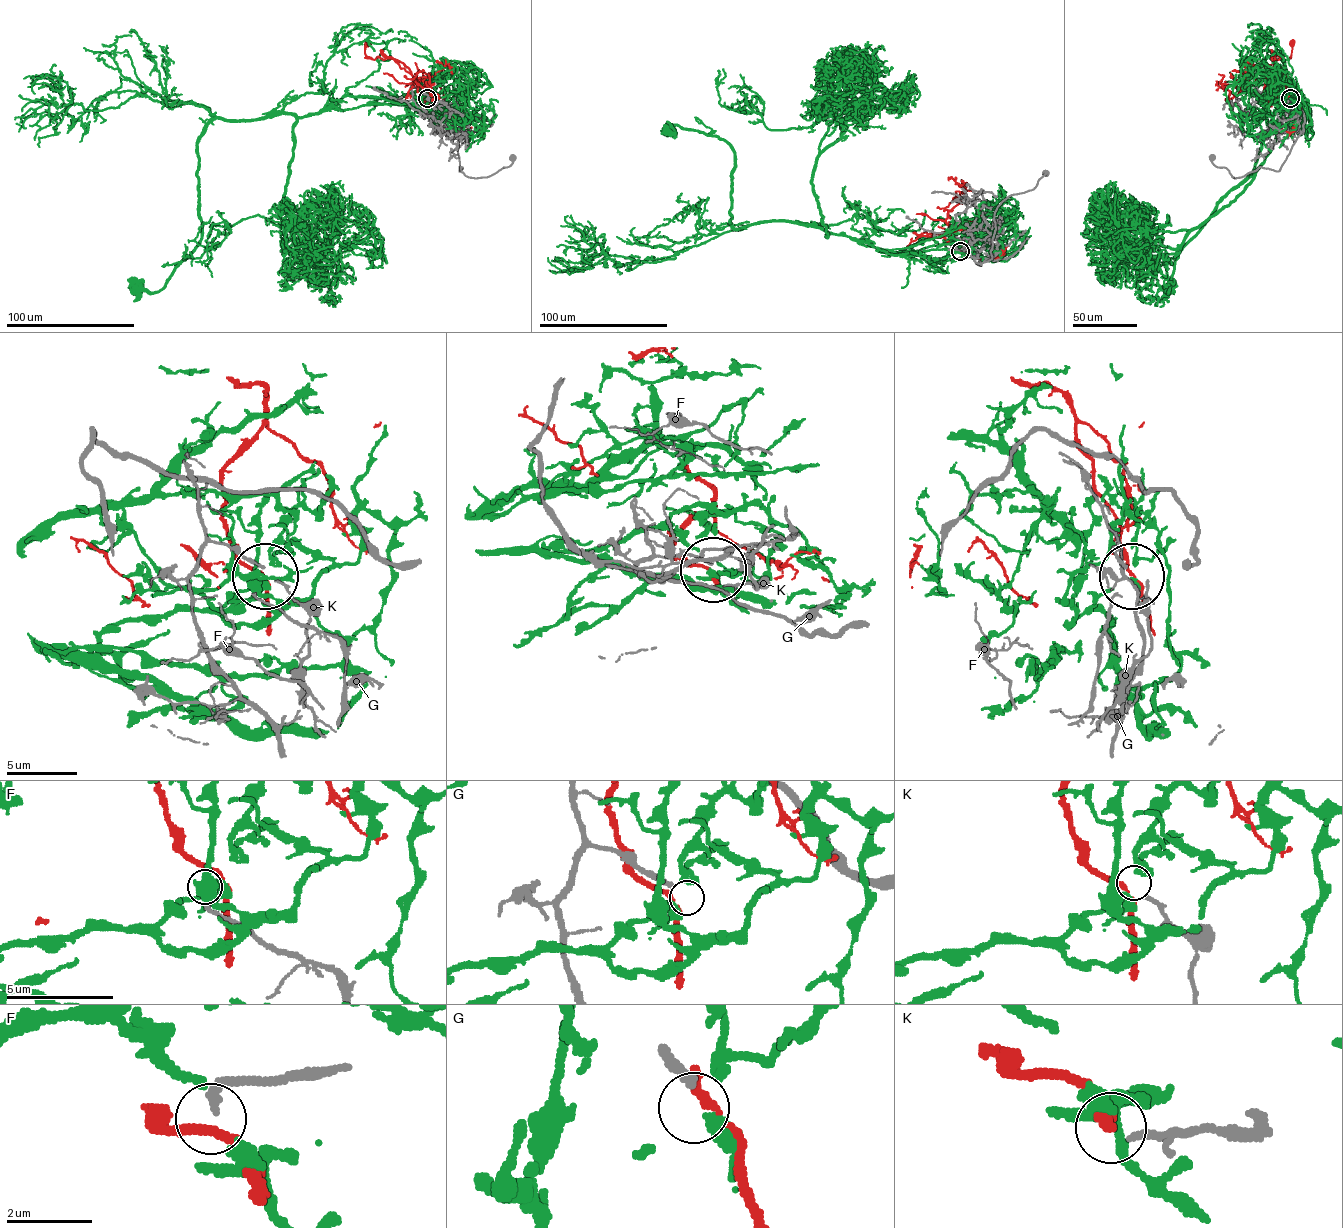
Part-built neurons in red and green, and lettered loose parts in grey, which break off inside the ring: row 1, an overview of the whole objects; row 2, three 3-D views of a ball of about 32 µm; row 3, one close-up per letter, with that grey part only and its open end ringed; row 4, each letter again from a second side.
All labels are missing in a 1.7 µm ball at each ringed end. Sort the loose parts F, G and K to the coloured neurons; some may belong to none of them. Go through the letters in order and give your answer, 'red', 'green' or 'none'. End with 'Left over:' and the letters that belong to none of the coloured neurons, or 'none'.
F: none
G: none
K: none
Left over: F, G, K

